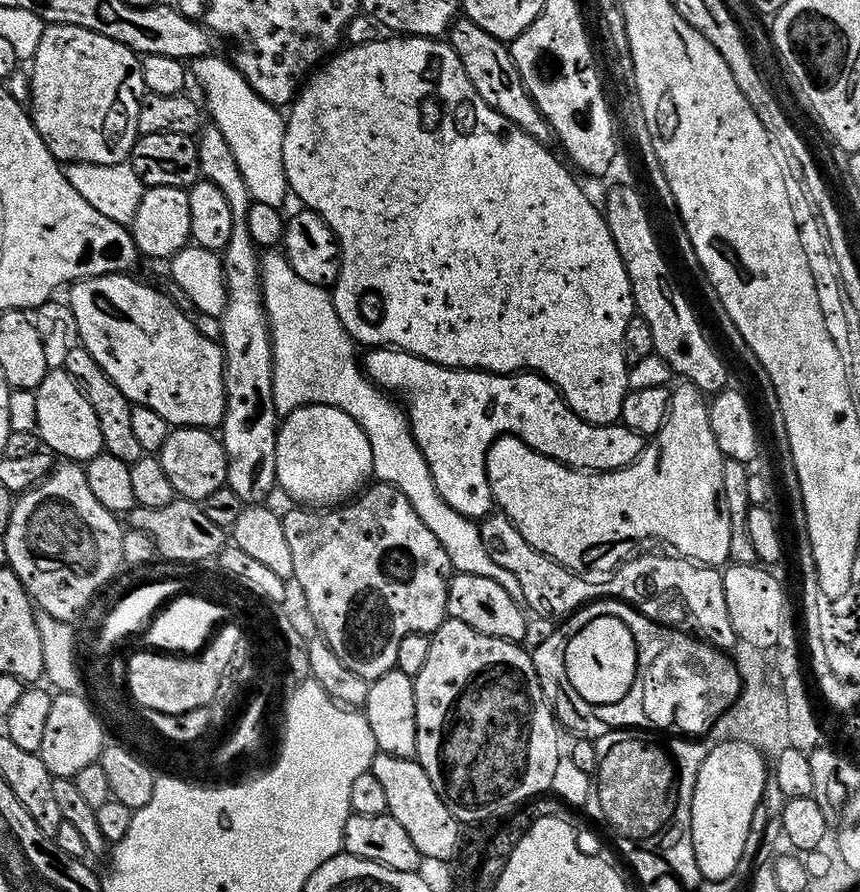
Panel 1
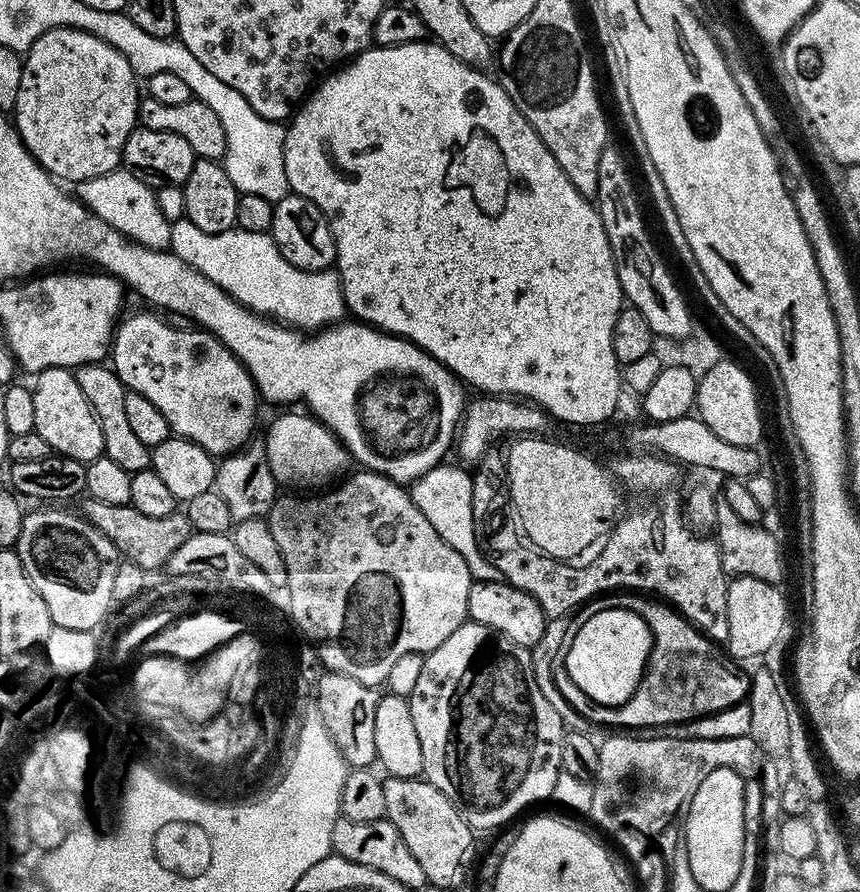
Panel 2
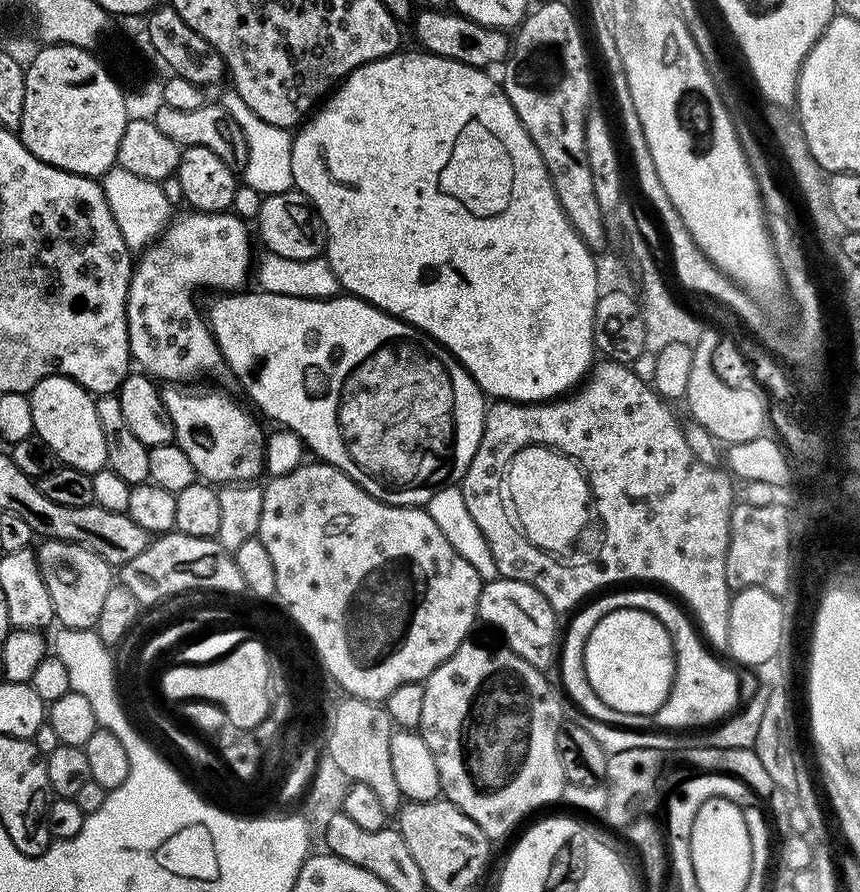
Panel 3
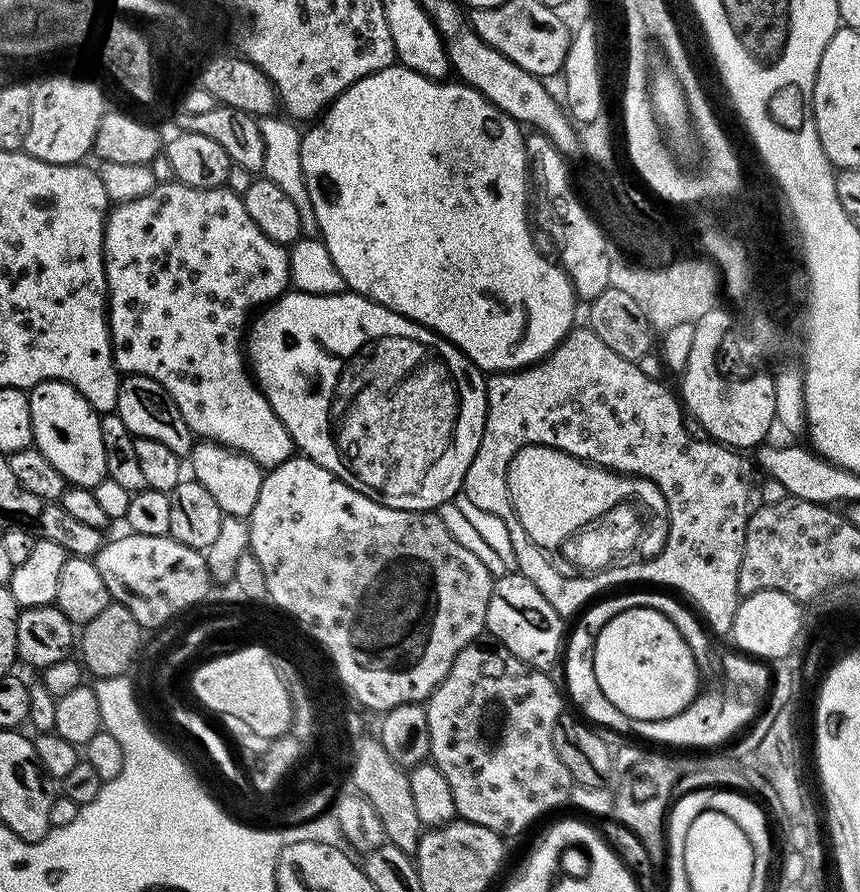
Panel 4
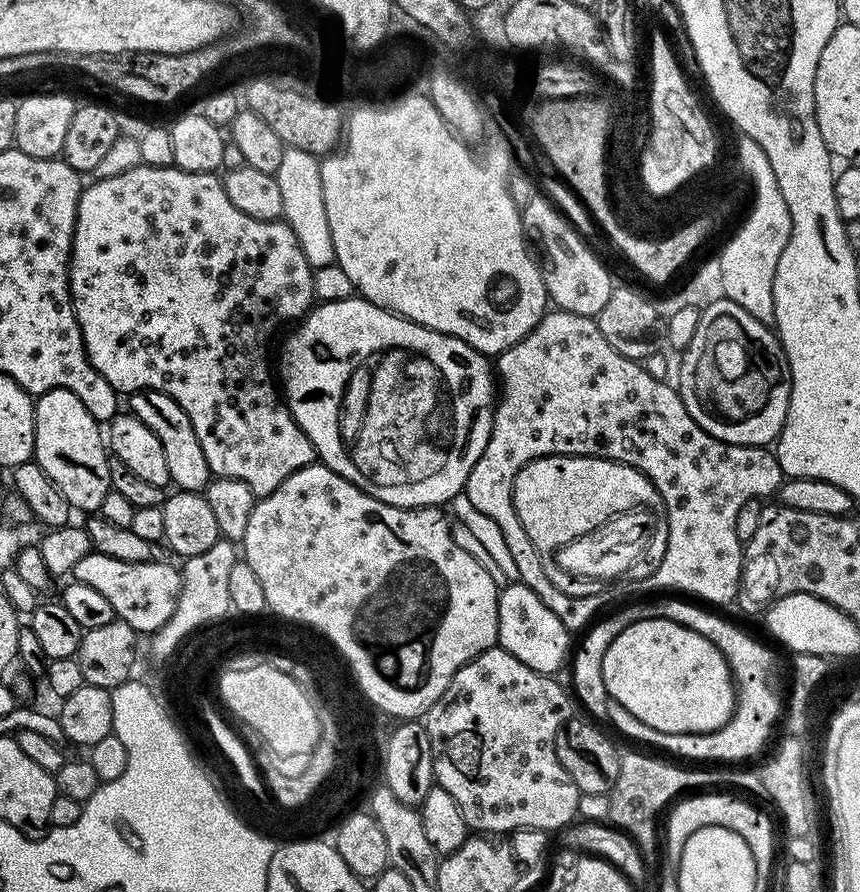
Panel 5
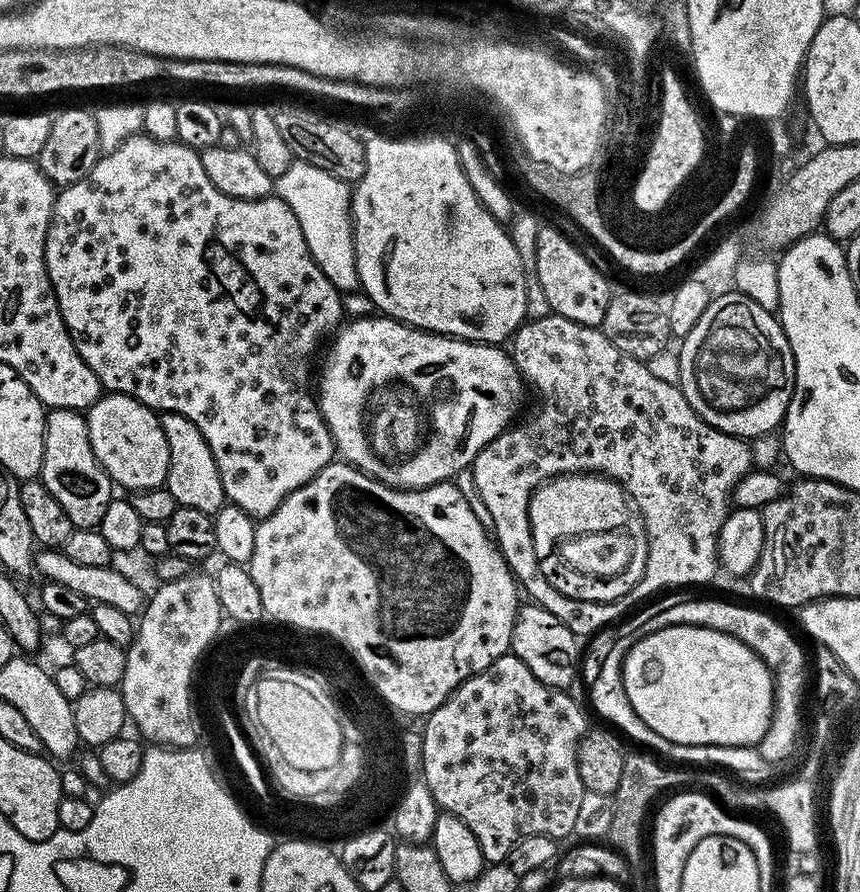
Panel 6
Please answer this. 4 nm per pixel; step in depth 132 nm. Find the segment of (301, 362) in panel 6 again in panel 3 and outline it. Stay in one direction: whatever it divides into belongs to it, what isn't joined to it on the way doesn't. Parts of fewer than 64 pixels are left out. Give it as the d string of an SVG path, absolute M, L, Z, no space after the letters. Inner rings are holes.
M185 211L180 217L177 215L148 247L139 253L138 259L133 263L132 277L128 283L126 318L132 359L137 365L140 363L144 367L141 369L147 375L160 382L196 380L199 376L214 371L216 367L221 367L220 347L216 344L214 334L208 329L205 313L196 305L196 291L199 288L209 288L212 294L241 291L247 285L244 283L248 276L250 280L250 273L254 268L253 233L249 225L235 212Z

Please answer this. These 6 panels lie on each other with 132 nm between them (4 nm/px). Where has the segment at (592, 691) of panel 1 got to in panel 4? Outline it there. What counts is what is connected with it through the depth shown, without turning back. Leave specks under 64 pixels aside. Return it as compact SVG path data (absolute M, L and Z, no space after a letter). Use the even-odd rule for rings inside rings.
M644 607L626 610L616 617L610 618L610 622L606 622L606 626L602 626L602 630L598 634L598 642L594 646L594 674L598 674L598 686L602 690L602 694L610 703L618 706L618 710L622 710L622 714L626 714L634 722L638 720L665 720L682 710L686 710L686 706L690 706L694 702L697 692L702 687L702 672L696 663L690 646L684 641L682 634L674 626L672 619L667 615L664 617L664 615L665 613L661 610L650 610Z

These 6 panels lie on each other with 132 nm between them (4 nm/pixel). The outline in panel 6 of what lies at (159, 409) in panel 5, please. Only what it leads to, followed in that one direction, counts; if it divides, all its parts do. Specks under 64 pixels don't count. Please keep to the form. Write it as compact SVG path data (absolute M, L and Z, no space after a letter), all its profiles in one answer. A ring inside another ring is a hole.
M173 412L163 413L160 425L170 446L170 466L166 481L168 492L174 494L179 506L190 506L194 510L215 514L226 502L226 497L222 490L222 478L218 474L218 462L214 462L214 454L210 454L210 446L206 438L202 438L202 430L198 430L190 418L182 418L182 414Z

